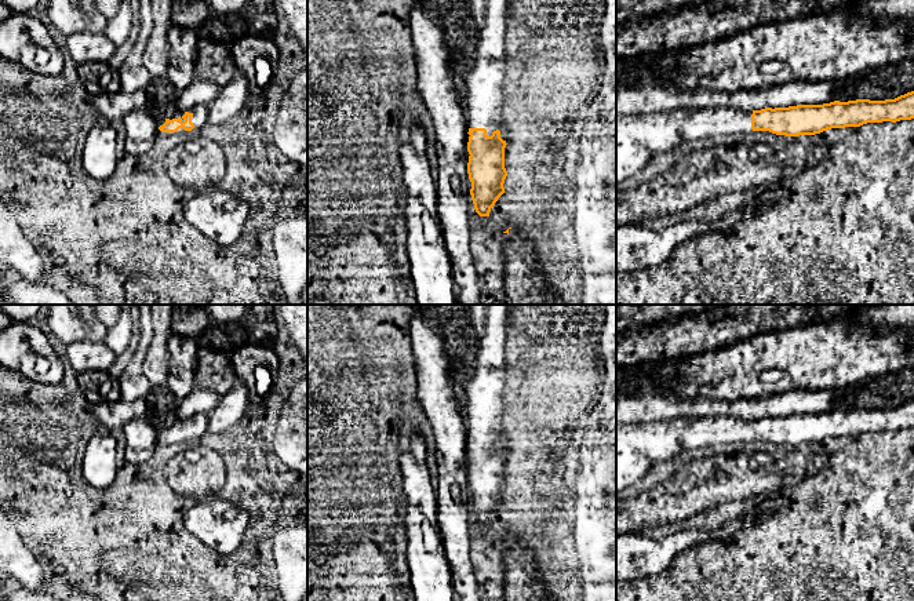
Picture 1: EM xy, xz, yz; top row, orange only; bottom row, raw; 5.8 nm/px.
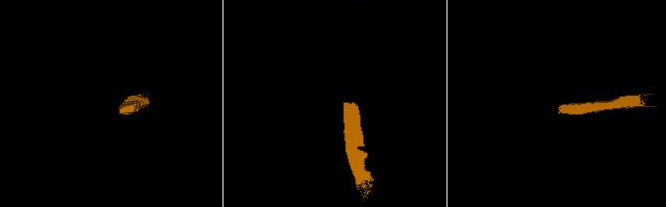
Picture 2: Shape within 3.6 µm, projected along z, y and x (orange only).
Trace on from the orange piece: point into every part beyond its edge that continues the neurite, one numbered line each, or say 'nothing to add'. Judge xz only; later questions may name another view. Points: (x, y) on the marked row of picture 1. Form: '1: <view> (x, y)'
1: xz (484, 73)

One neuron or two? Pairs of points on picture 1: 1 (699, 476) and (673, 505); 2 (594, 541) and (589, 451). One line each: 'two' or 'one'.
1: one
2: one

